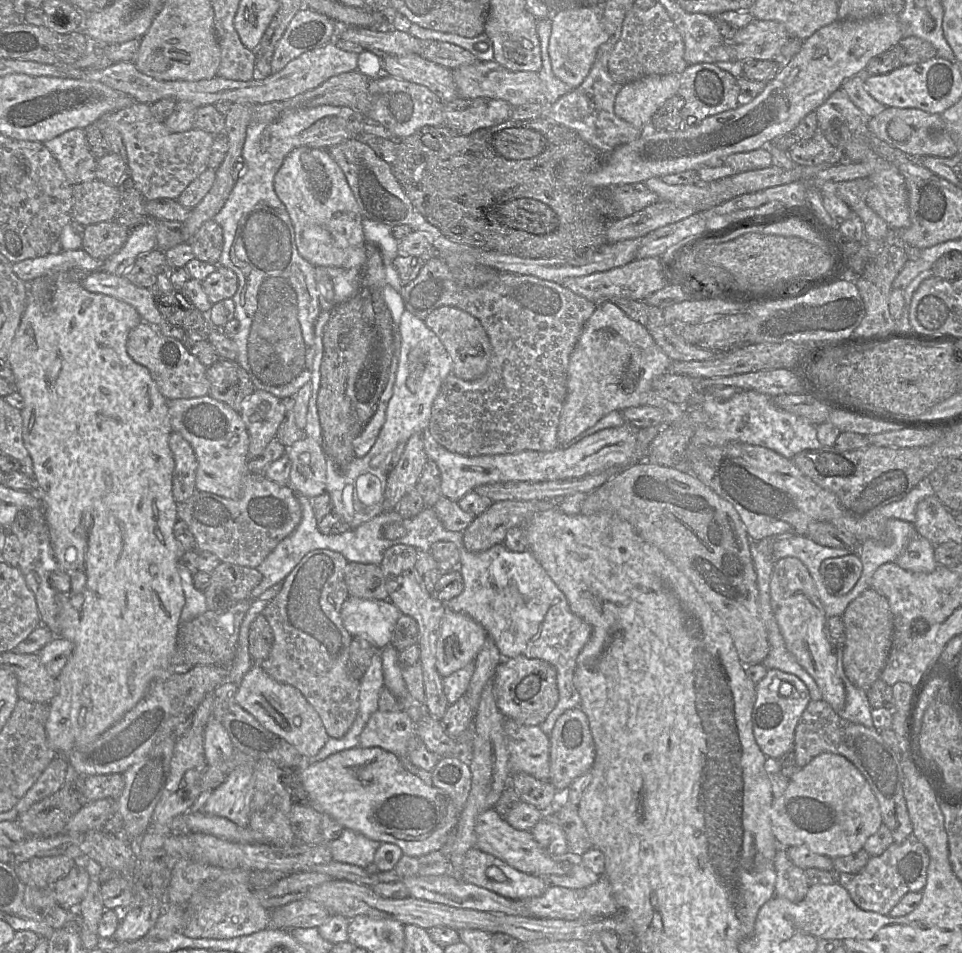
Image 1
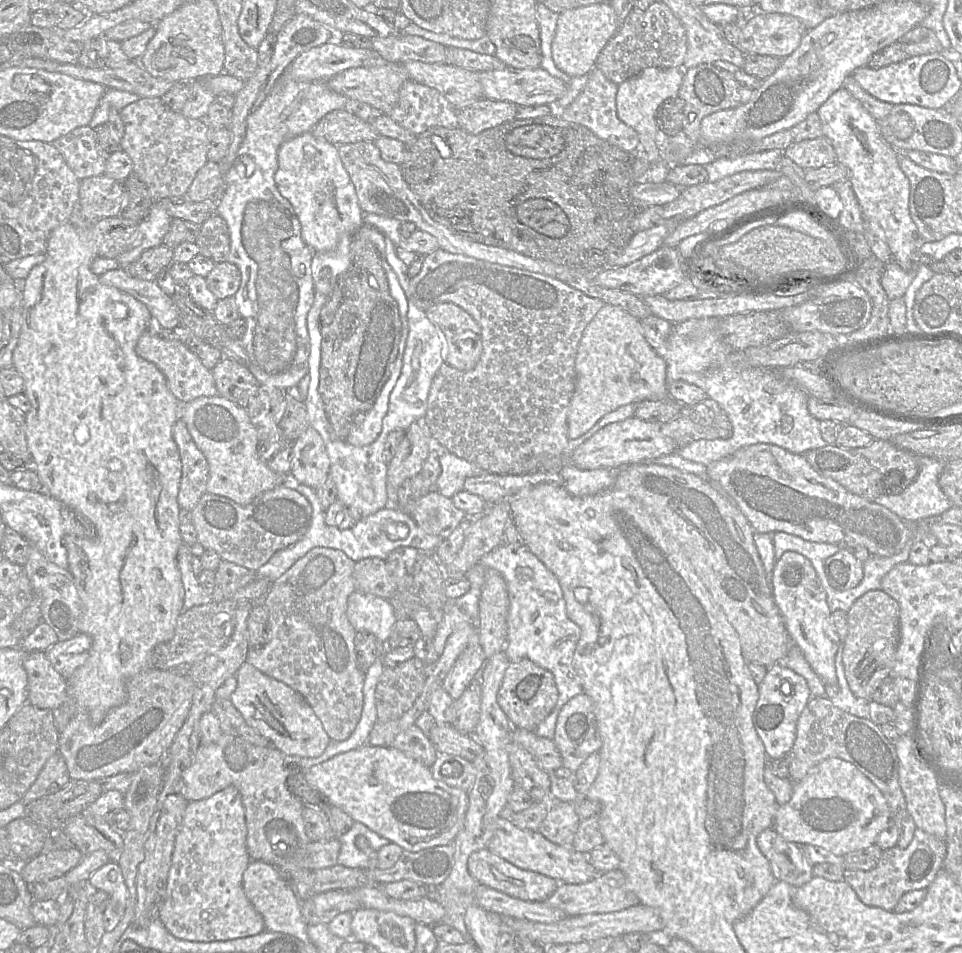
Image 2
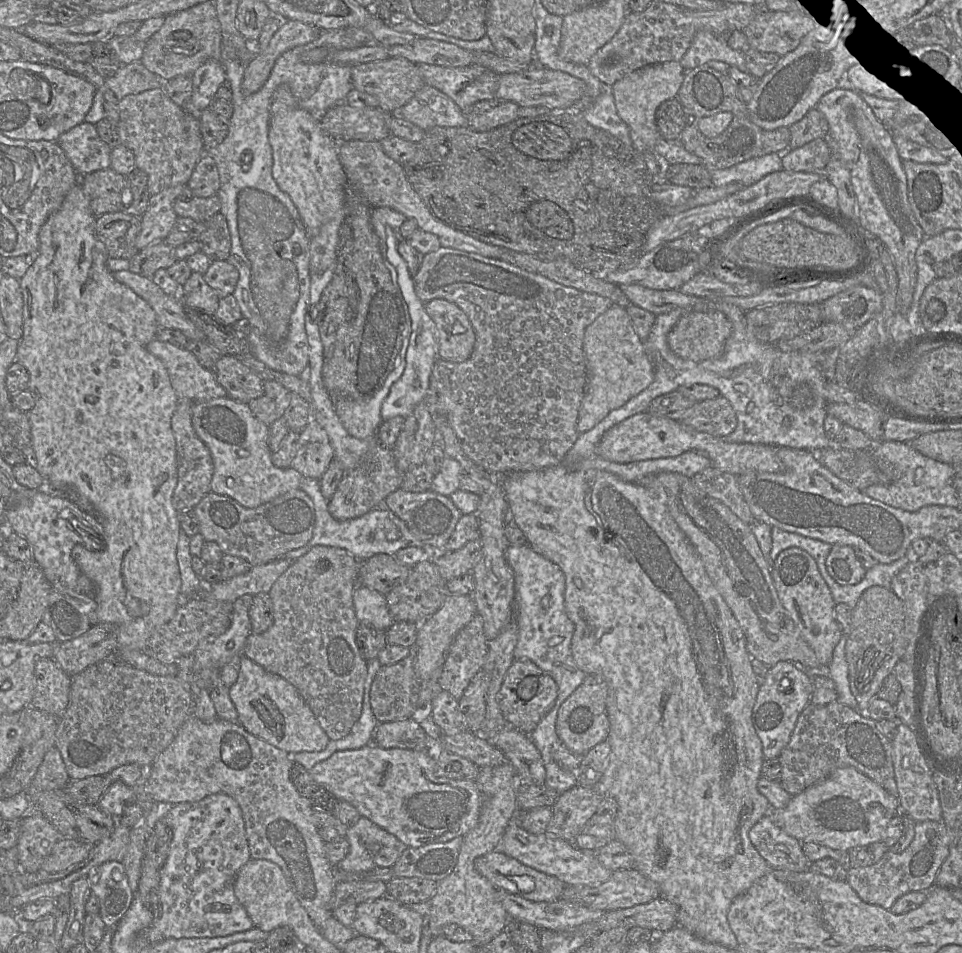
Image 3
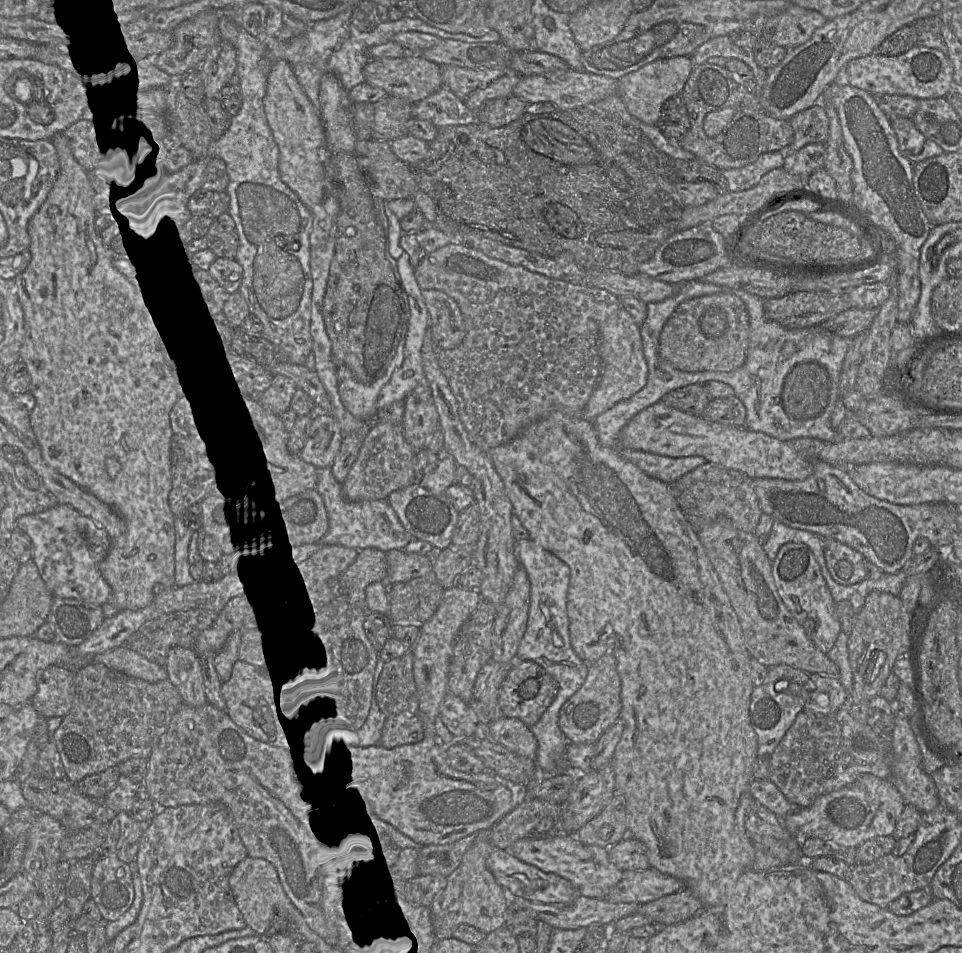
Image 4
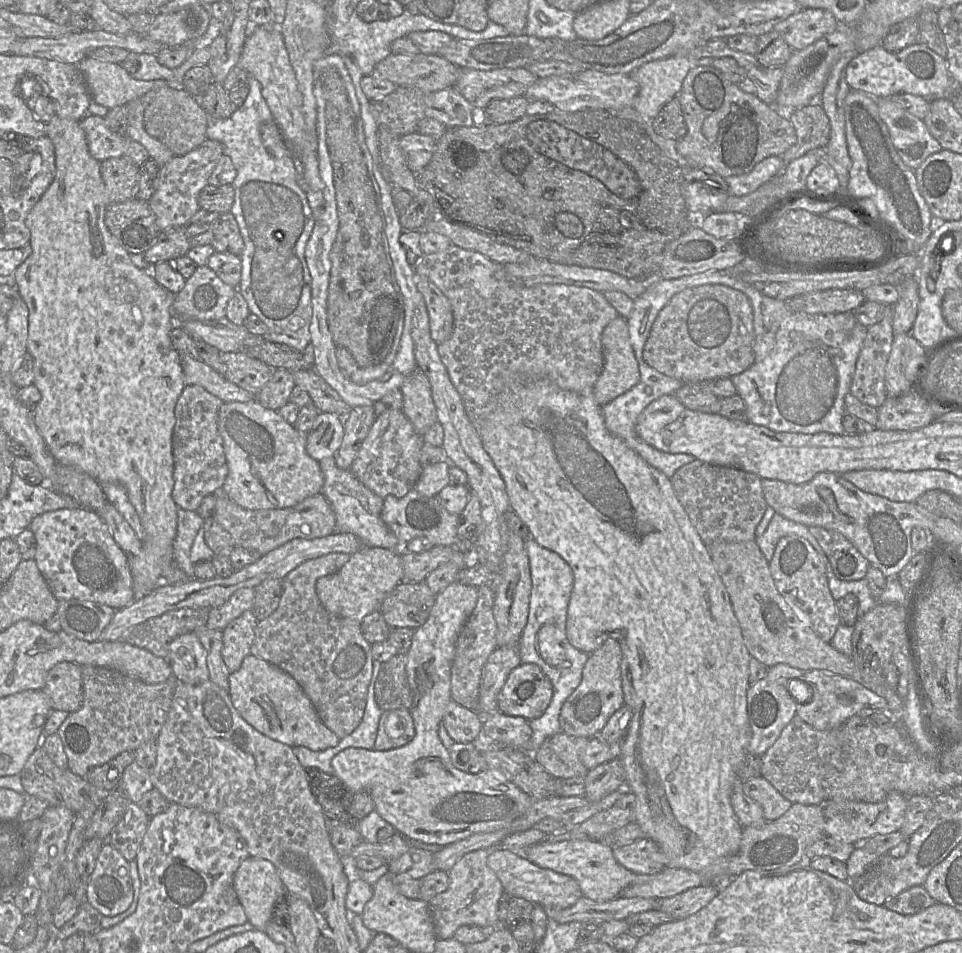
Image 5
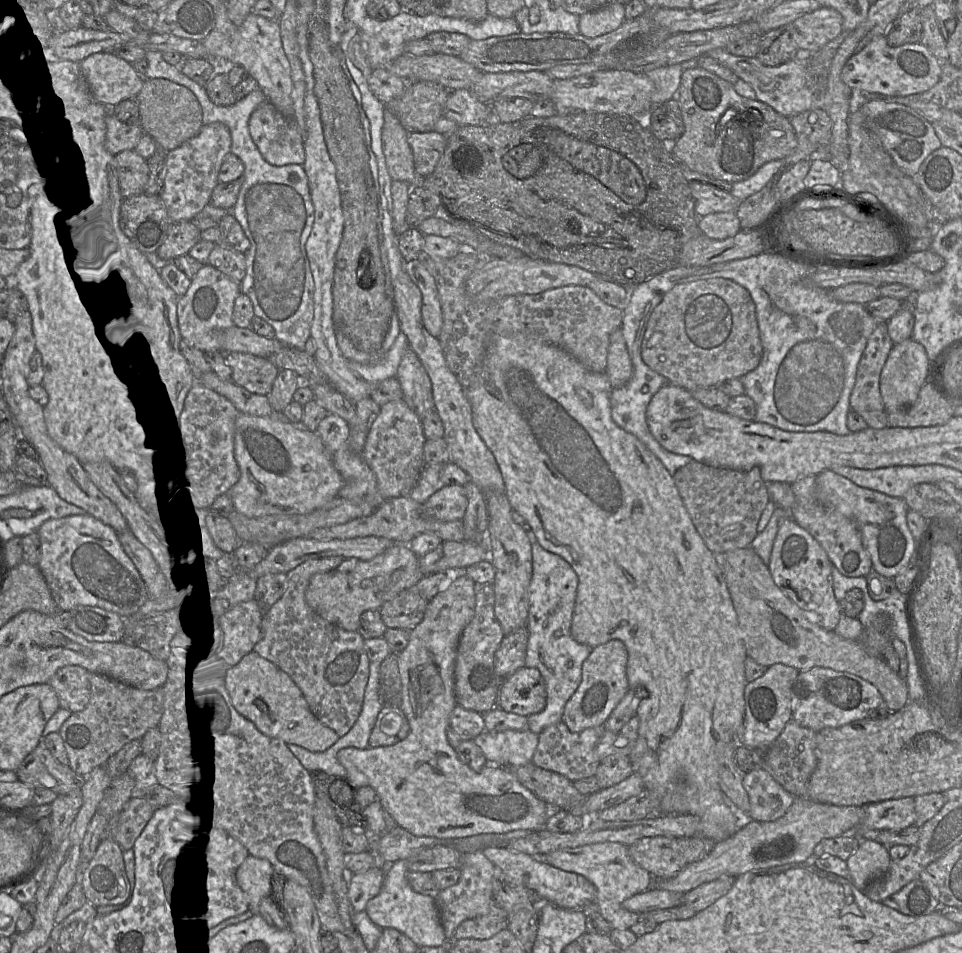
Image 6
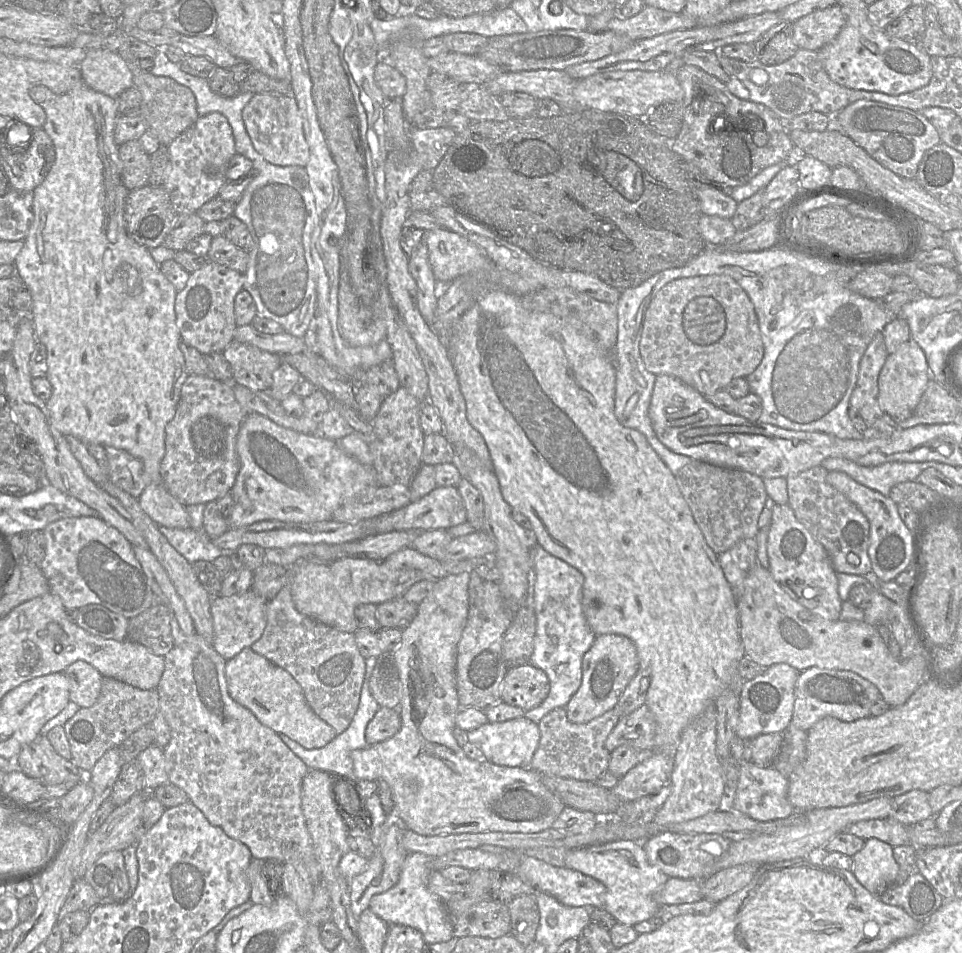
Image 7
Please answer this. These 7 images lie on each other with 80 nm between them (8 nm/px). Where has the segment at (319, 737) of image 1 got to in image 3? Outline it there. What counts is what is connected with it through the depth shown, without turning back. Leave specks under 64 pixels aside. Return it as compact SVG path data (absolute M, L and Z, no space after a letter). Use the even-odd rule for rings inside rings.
M246 656L241 658L238 677L236 682L229 687L229 696L237 710L238 722L242 727L279 749L288 753L319 752L324 750L330 741L298 690L281 676L265 670Z

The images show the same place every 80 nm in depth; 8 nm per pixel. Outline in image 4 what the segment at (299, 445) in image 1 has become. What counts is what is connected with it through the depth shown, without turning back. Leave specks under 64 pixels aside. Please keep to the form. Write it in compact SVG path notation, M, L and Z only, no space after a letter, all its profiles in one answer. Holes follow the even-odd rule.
M315 413L299 457L316 468L331 467L342 443L342 433L331 414Z

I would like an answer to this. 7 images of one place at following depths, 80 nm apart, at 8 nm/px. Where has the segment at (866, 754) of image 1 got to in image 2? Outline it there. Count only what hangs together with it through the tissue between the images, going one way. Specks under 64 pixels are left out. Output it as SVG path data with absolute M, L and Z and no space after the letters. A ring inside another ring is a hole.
M827 696L811 697L798 719L795 742L788 753L789 779L793 784L801 781L811 769L828 758L841 758L852 763L877 786L887 801L891 821L899 830L897 846L906 848L913 839L916 825L907 811L905 797L899 784L899 760L894 744L883 735L880 726L870 718L861 718L839 709Z

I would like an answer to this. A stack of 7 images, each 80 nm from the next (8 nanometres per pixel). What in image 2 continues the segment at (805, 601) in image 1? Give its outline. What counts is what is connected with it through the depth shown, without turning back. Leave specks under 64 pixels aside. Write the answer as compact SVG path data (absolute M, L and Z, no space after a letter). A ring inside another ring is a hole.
M787 551L775 563L771 575L772 593L792 644L797 646L824 684L836 685L835 656L840 643L831 623L826 593L812 563L803 555Z

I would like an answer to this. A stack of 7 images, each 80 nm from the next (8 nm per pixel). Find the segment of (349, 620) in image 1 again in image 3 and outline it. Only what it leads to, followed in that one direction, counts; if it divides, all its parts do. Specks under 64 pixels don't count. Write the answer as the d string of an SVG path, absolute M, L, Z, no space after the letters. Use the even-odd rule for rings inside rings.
M358 585L353 591L353 605L360 624L387 631L394 622L385 595L376 590Z

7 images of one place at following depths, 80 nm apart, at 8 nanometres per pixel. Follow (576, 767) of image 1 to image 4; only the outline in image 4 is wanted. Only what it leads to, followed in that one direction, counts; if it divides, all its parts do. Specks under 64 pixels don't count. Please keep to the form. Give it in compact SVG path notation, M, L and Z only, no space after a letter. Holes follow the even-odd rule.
M608 652L588 666L588 674L584 684L560 709L559 726L569 743L596 743L601 735L620 717L622 709L621 679L614 654Z

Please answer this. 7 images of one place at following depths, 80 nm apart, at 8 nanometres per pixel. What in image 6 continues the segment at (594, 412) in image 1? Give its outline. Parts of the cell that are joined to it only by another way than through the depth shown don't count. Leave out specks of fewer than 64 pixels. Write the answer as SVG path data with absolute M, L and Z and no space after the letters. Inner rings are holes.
M621 328L610 335L605 374L612 389L624 386L632 377L633 366Z

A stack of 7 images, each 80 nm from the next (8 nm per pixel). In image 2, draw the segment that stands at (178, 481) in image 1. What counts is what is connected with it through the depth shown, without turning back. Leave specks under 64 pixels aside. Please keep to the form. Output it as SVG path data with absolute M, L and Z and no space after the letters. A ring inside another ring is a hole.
M181 418L173 427L173 438L178 447L182 466L177 503L183 512L190 512L201 496L207 493L209 466Z

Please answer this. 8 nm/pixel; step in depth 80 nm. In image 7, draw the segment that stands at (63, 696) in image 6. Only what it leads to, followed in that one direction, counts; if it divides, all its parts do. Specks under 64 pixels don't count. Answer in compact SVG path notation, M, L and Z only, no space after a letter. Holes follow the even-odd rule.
M75 661L63 673L69 682L69 699L79 708L88 708L97 701L103 675L85 661Z

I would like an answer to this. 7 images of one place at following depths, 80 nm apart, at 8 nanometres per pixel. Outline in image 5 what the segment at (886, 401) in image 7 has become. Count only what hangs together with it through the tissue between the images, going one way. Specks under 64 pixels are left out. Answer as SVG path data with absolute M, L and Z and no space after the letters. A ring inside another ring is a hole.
M911 333L894 336L885 369L887 397L898 397L910 392L911 382L925 350Z

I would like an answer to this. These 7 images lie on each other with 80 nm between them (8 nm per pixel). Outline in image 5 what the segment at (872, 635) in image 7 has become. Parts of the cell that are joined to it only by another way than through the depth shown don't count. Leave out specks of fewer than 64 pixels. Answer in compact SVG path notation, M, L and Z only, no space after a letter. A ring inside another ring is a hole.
M755 540L745 542L716 541L708 546L713 563L729 594L733 612L740 624L744 643L752 657L766 667L784 663L791 667L810 671L825 670L834 674L851 677L865 687L884 697L888 713L899 717L904 710L904 699L895 689L884 683L865 681L852 657L837 651L830 643L824 642L795 613L793 607L777 590L772 578L769 562Z

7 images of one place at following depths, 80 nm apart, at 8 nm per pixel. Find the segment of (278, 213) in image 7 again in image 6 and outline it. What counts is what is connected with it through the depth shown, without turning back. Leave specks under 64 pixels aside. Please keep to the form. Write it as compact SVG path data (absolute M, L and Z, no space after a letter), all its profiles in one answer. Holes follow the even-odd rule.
M148 50L145 59L148 66L142 75L143 78L164 78L185 86L195 94L201 105L204 125L218 122L229 129L231 135L230 153L236 155L244 165L243 183L231 213L250 241L250 248L245 253L246 274L240 282L241 293L251 300L255 316L263 319L273 327L276 339L283 343L284 346L304 350L305 343L311 337L311 325L314 318L314 280L307 257L306 243L313 228L315 209L303 165L273 166L262 157L252 140L248 127L249 119L255 109L267 100L266 96L260 89L257 89L231 106L218 106L209 99L204 86L184 75L179 66L168 64L162 52Z

